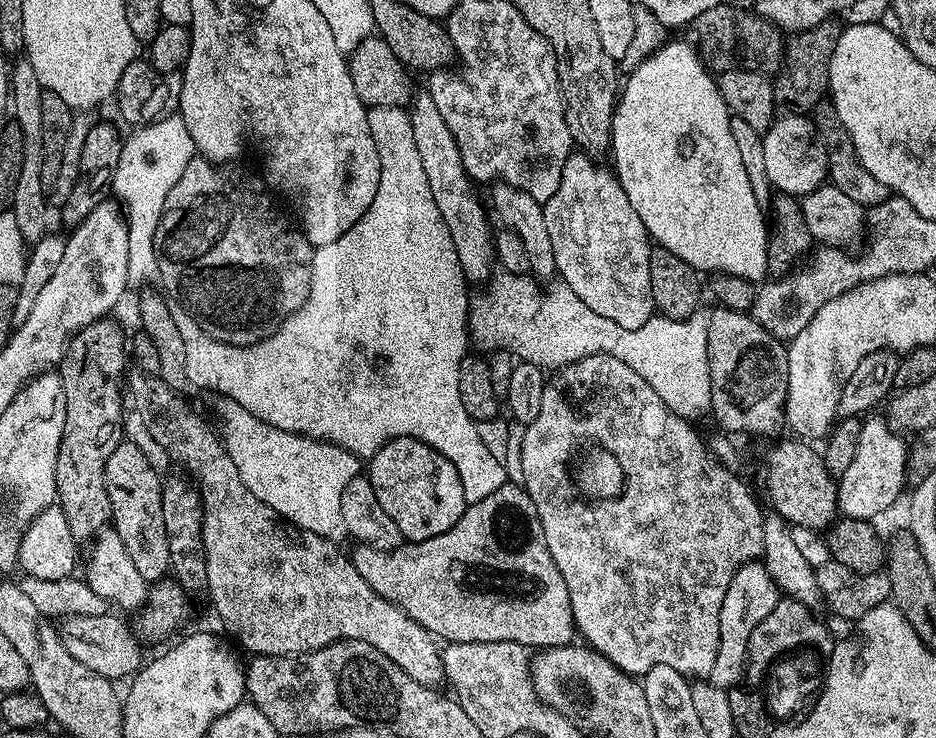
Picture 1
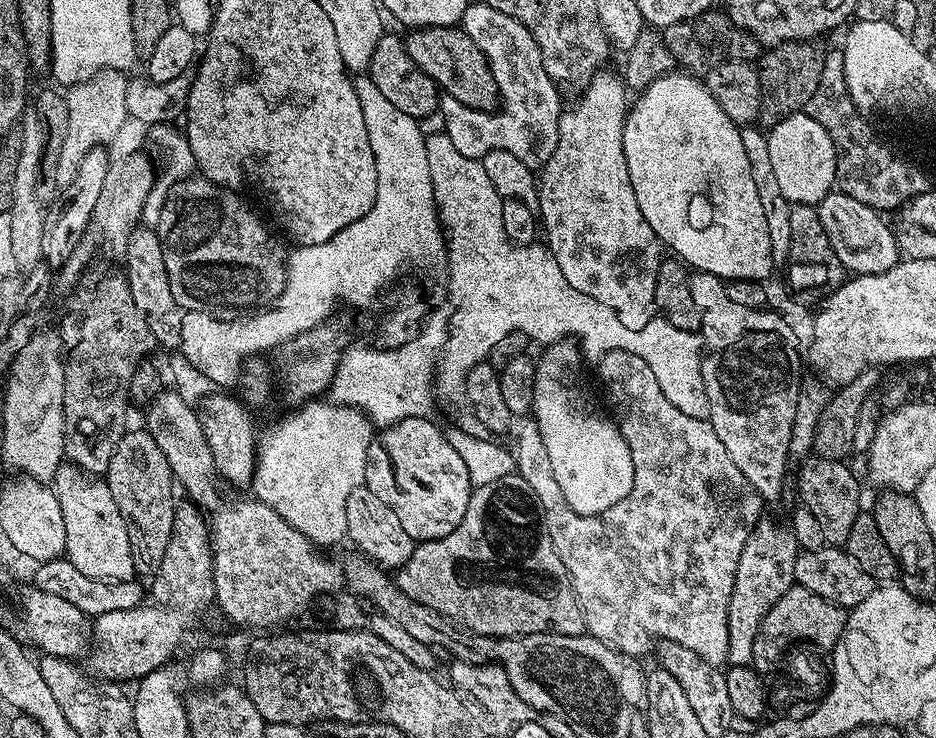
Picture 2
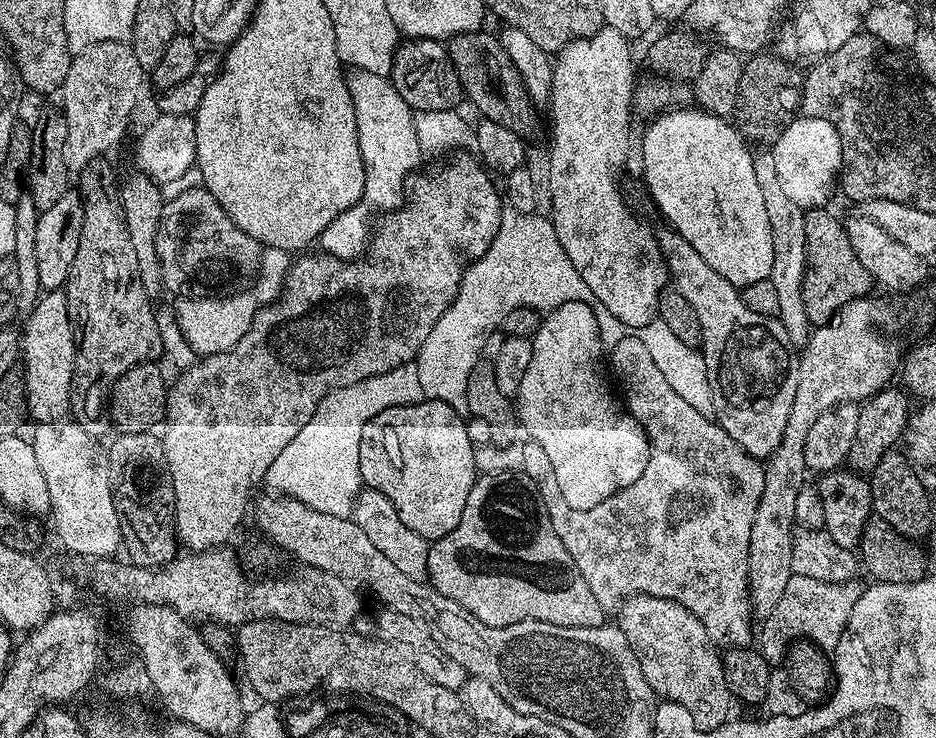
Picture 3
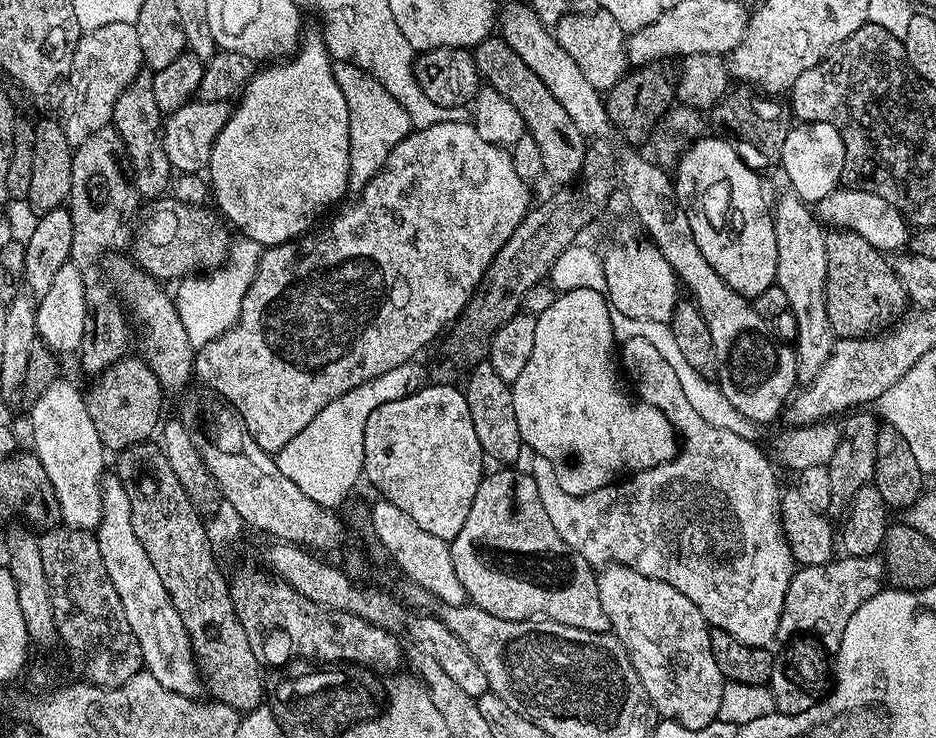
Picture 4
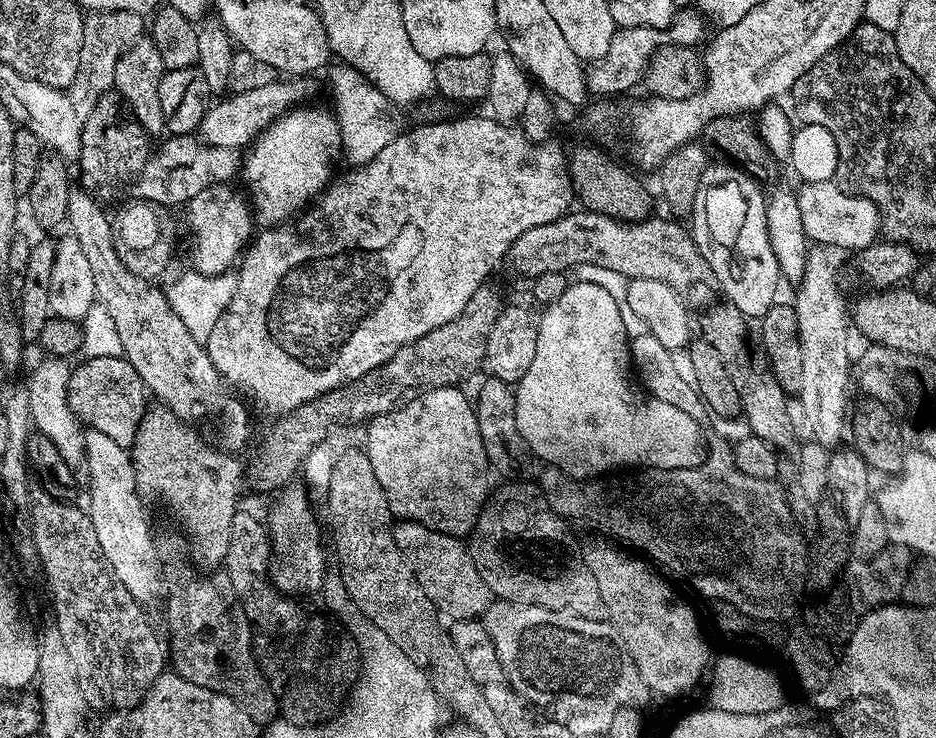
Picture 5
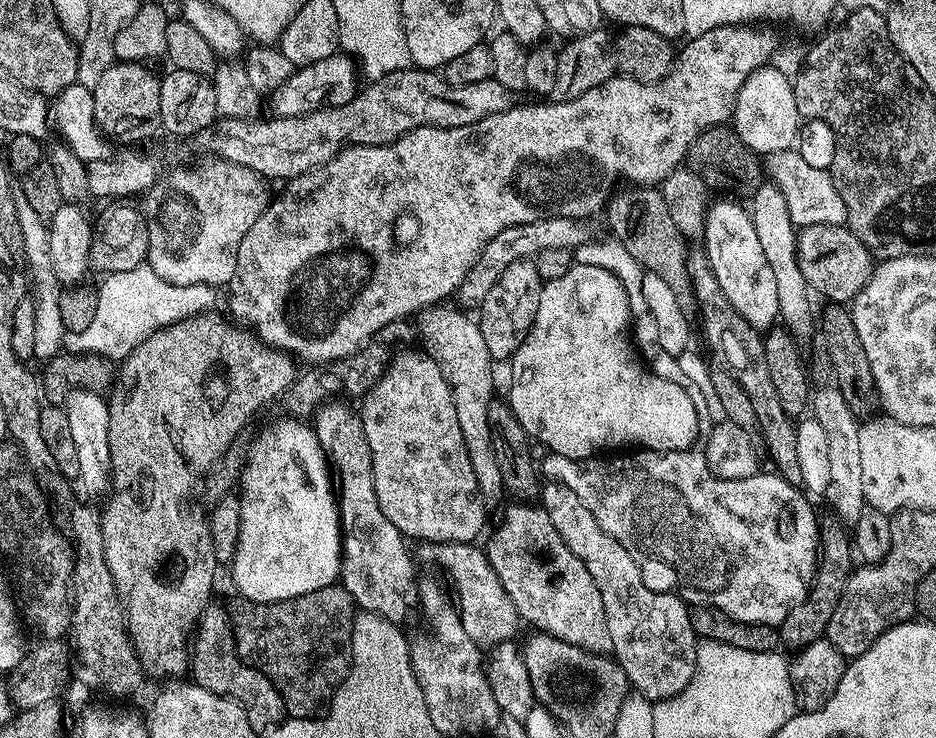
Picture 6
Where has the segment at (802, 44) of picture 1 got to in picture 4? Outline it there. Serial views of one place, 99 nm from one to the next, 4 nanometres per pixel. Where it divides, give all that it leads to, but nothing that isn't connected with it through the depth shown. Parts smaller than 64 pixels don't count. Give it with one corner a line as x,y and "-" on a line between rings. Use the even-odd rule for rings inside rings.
752,86
736,87
733,87
727,96
723,96
711,108
711,127
716,127
717,133
726,134
727,140
734,146
734,150
742,158
742,162
746,162
746,166
757,170
772,167
775,169
780,162
786,134
794,127
794,117
785,105
783,108
776,101
779,99
768,94
761,94

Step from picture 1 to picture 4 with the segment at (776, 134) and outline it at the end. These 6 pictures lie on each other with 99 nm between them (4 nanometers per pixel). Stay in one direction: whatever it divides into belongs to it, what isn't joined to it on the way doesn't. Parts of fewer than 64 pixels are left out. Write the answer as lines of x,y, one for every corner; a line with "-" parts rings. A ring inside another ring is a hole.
800,122
786,134
779,167
784,168
785,174
788,175
788,180
792,183
791,191
801,200
815,206
822,198
826,198
826,194
841,187
845,158
842,134
838,134
834,126
826,122

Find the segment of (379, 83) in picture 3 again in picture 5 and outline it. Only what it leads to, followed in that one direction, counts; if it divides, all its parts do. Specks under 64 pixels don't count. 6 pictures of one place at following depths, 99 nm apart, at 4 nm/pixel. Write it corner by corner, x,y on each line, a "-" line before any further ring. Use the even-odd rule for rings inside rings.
343,62
334,64
327,67
326,73
328,72
328,82
334,104
334,106
332,105
332,112
340,121
340,152
349,160
349,165
359,166
368,162
370,158
374,158
378,154
378,150
390,146
390,142
394,142
394,138
400,135
402,125
388,113
390,102
385,98
384,93
373,86
361,71
355,70
354,67

